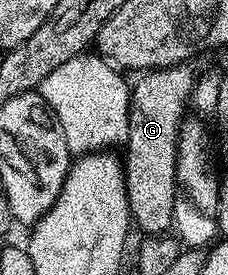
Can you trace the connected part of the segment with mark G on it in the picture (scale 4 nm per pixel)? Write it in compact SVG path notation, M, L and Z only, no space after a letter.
M190 64L171 65L167 69L153 69L142 74L143 77L139 82L134 82L131 89L131 108L127 111L127 140L125 142L125 150L127 149L127 157L122 158L123 174L125 175L125 187L127 188L127 198L129 199L129 211L131 219L136 230L140 229L143 235L163 235L174 226L175 223L175 202L177 200L177 190L179 189L179 180L177 179L177 155L179 154L179 127L185 120L183 112L189 109L189 102L192 100L197 82L197 73L191 70Z

